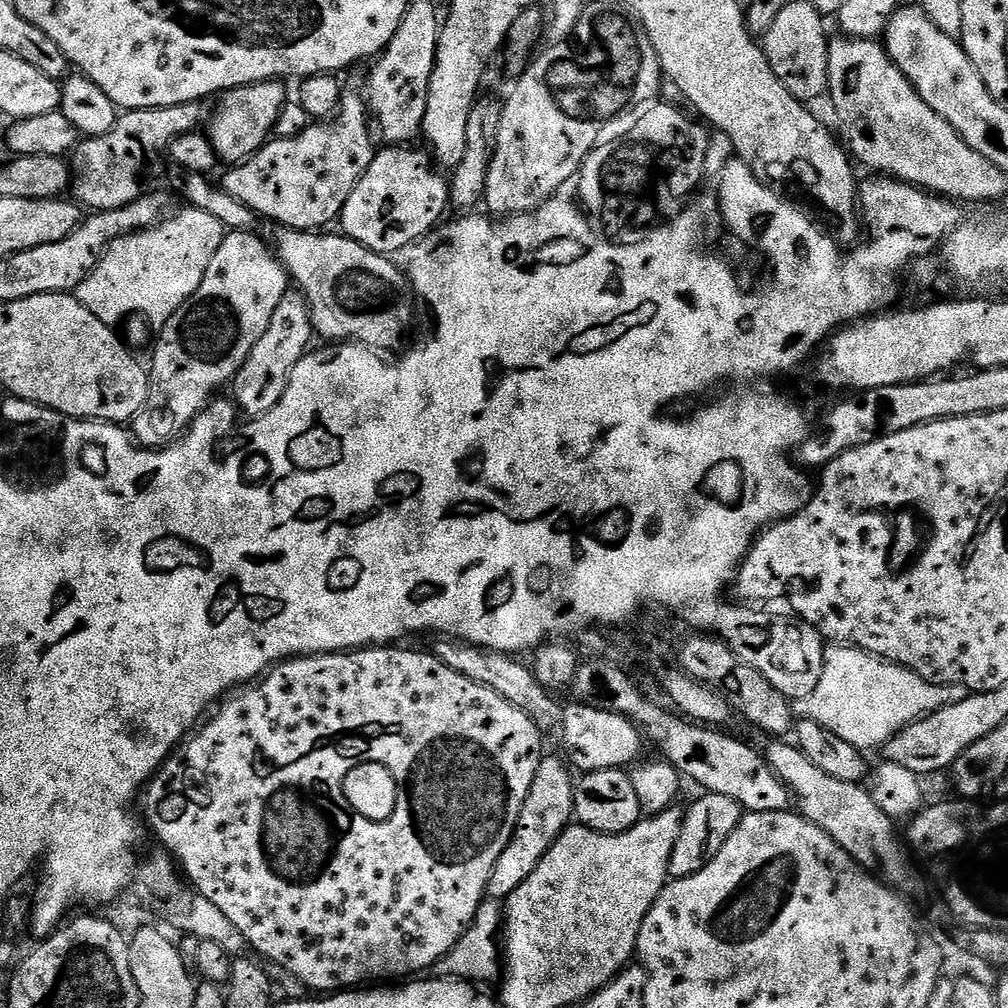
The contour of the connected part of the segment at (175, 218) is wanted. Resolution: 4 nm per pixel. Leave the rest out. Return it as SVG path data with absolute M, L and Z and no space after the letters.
M187 206L181 209L181 212L173 211L152 228L131 232L129 236L113 240L100 259L99 266L77 286L74 295L78 302L107 325L116 326L119 320L124 322L137 314L147 320L149 325L164 325L176 313L178 306L186 303L194 290L202 286L202 278L206 278L206 270L214 254L218 254L218 246L222 246L226 235L224 224L218 222L214 214L206 214L206 210Z

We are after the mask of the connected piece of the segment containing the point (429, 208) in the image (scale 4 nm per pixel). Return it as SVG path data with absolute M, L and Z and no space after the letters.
M384 146L373 155L366 174L362 174L358 186L354 186L340 212L338 227L343 235L375 252L396 254L392 252L401 251L400 253L403 253L417 240L424 239L445 219L444 211L449 211L450 208L449 177L439 167L430 163L427 151L415 152L414 149L415 147L412 146Z

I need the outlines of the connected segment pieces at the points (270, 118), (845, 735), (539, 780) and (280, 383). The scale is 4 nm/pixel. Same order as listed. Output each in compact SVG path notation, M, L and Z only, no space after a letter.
M279 79L259 80L257 84L247 84L232 88L219 97L217 108L211 109L206 121L206 135L216 151L217 161L225 165L242 164L253 156L273 135L278 114L289 99L288 92Z
M833 643L825 647L824 669L822 678L818 678L818 686L814 686L814 690L810 690L806 698L795 701L794 712L797 717L818 722L818 726L826 726L826 730L838 734L838 738L844 739L845 742L850 742L850 746L869 750L868 748L876 747L879 749L904 727L948 704L962 702L967 696L969 696L968 689L960 684L931 684L910 669L882 660L862 648Z
M551 754L541 756L538 774L534 774L534 782L530 782L530 794L526 794L526 802L522 802L522 814L518 814L518 826L506 850L502 850L502 858L498 858L494 874L490 874L487 899L503 902L510 894L514 894L514 890L518 890L518 886L522 886L522 882L526 882L534 870L538 870L538 862L546 858L546 850L550 850L550 846L554 846L556 839L573 823L574 772L561 760Z
M290 290L282 294L282 302L278 302L278 307L270 317L270 326L266 326L266 334L258 338L254 350L250 350L240 373L230 384L231 399L243 415L245 412L245 417L265 416L271 408L278 406L282 394L286 394L294 366L298 366L301 358L313 347L312 336L314 337L312 309L309 308L304 293Z

